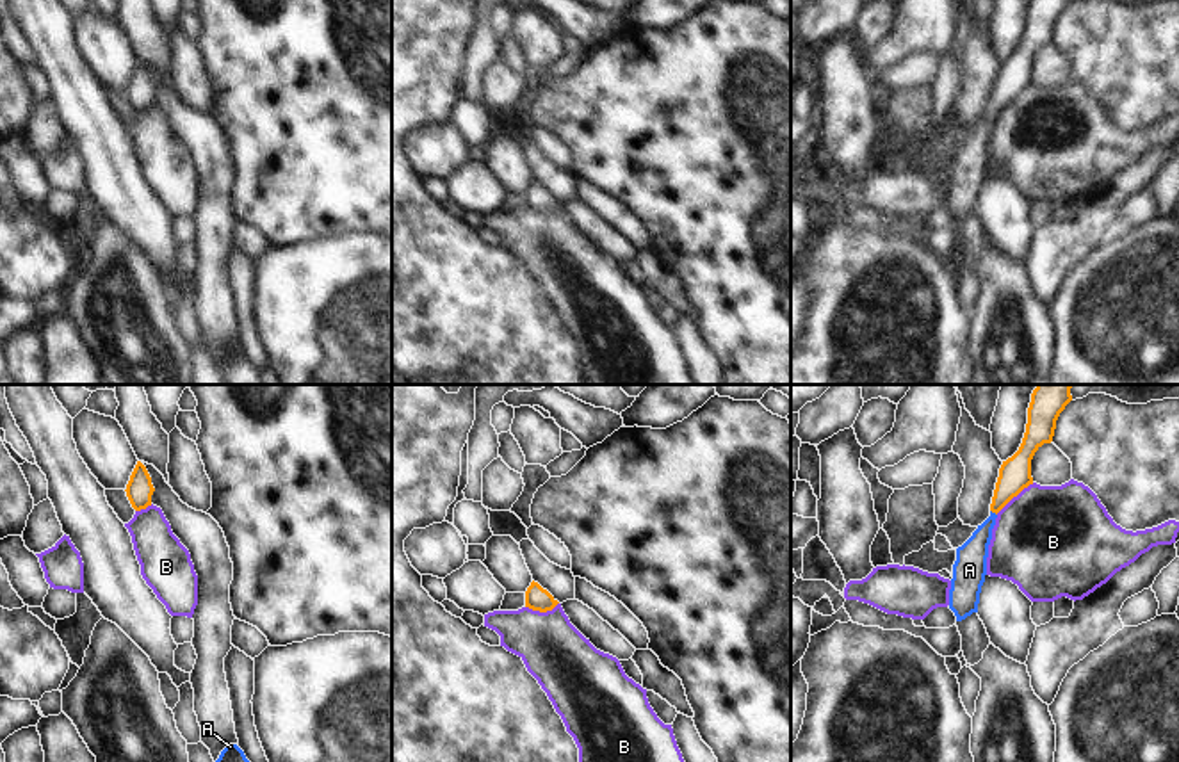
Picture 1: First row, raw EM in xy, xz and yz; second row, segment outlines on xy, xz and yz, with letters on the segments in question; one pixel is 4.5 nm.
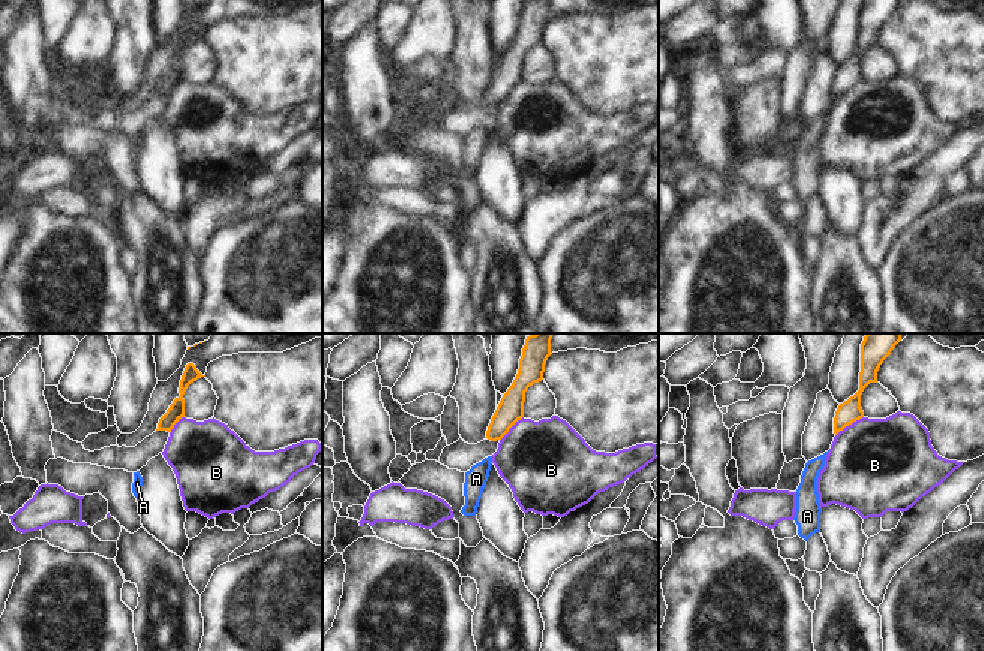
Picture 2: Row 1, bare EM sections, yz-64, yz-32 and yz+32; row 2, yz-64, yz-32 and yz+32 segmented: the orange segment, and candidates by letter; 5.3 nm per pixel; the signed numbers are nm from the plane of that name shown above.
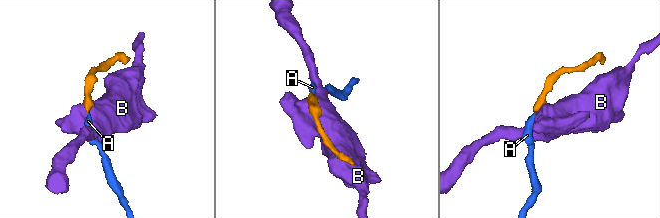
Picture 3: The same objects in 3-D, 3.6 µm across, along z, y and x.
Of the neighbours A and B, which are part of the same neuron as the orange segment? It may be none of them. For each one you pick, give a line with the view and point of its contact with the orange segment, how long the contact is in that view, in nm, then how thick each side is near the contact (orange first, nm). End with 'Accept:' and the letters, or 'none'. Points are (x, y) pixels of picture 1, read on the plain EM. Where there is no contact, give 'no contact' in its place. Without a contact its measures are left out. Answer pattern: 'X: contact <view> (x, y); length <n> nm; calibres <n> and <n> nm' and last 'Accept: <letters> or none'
A: contact yz (994, 113); length 40 nm; calibres 140 and 140 nm
Accept: A

